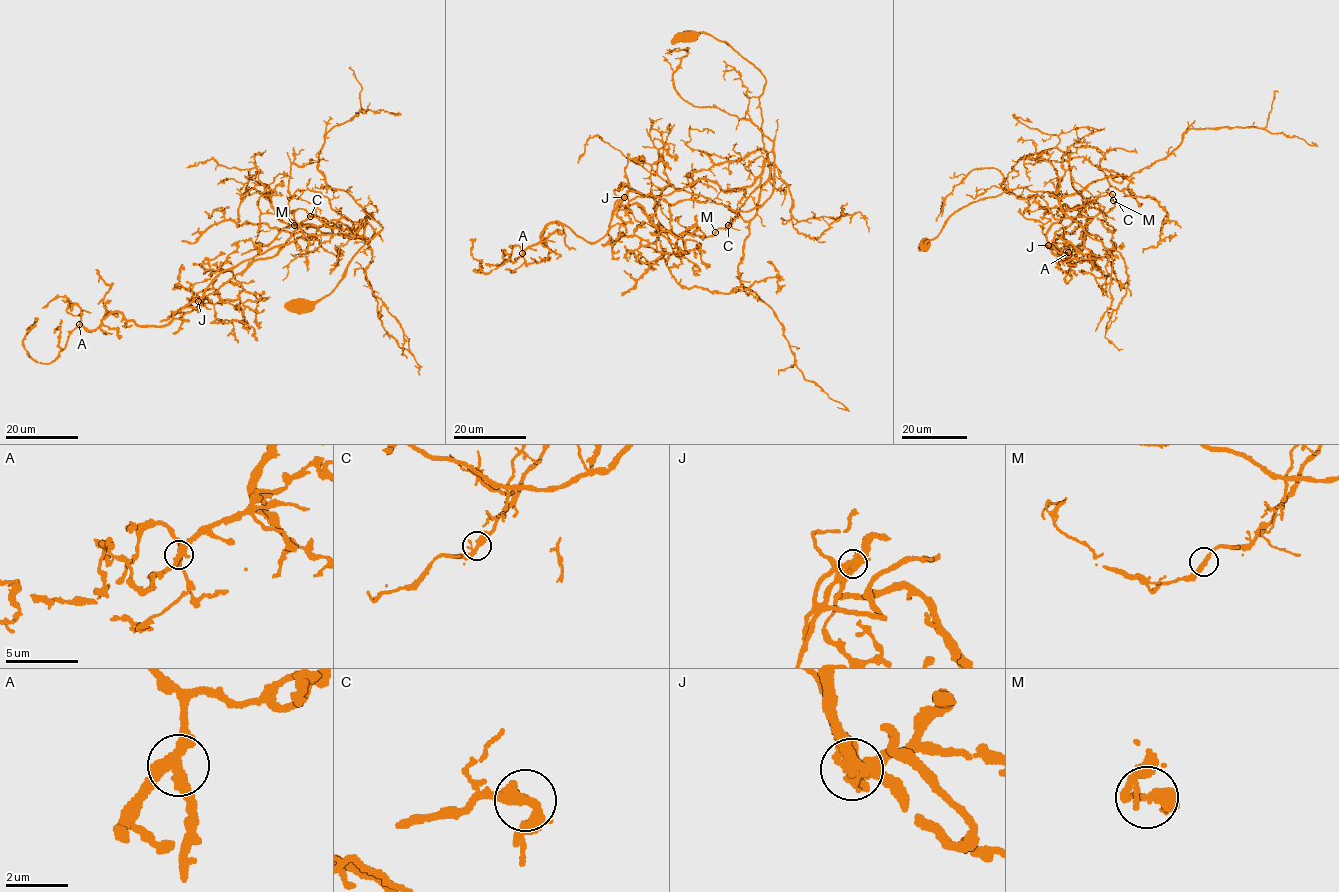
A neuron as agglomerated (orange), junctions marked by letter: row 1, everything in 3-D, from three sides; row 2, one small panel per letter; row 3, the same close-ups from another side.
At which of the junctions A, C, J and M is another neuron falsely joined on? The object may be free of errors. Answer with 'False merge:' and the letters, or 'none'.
False merge: J

